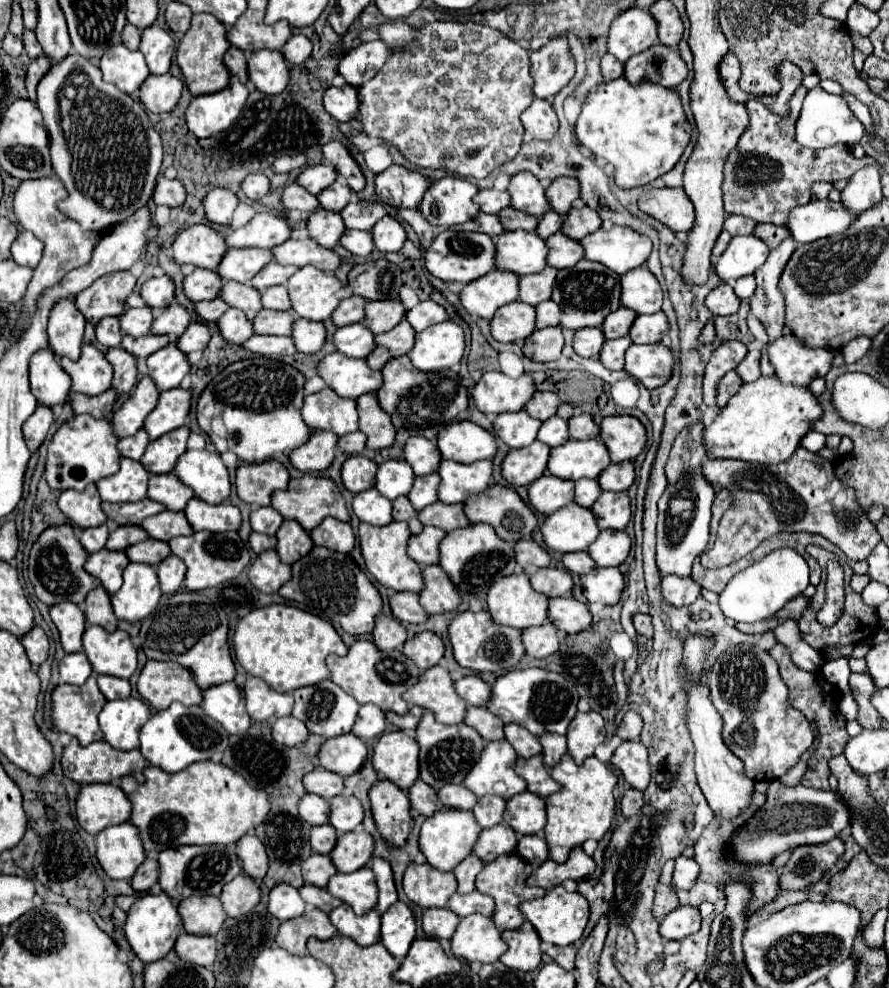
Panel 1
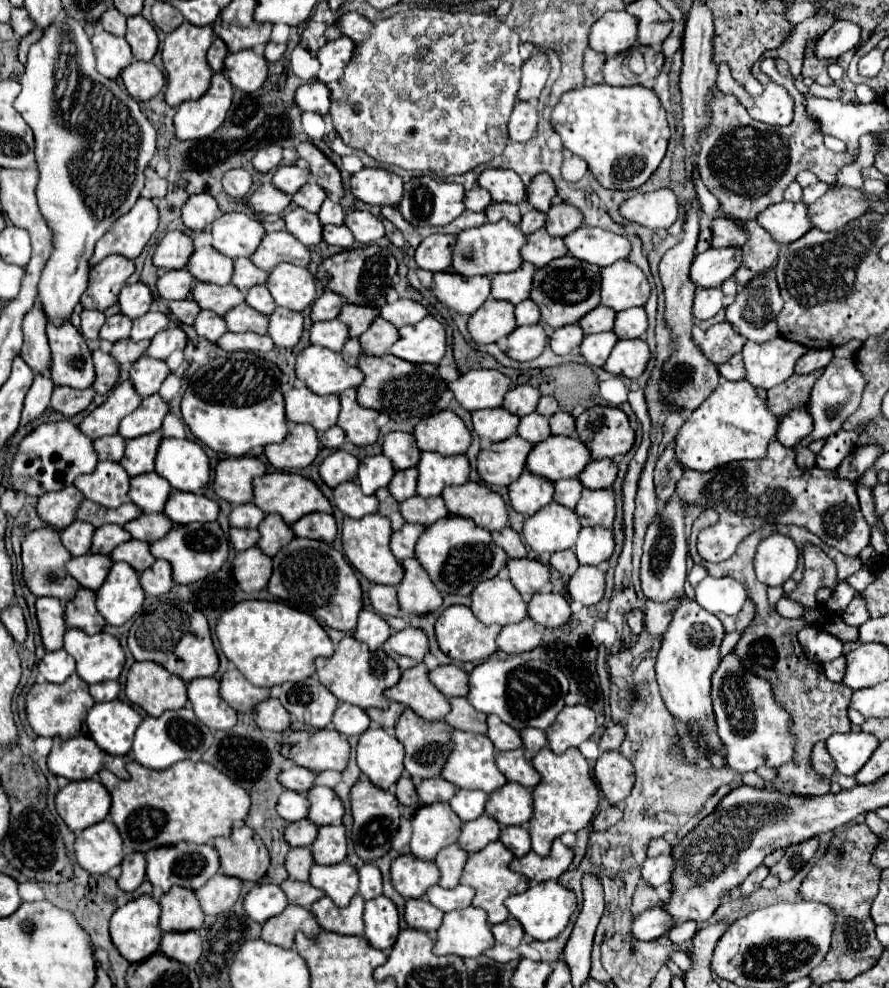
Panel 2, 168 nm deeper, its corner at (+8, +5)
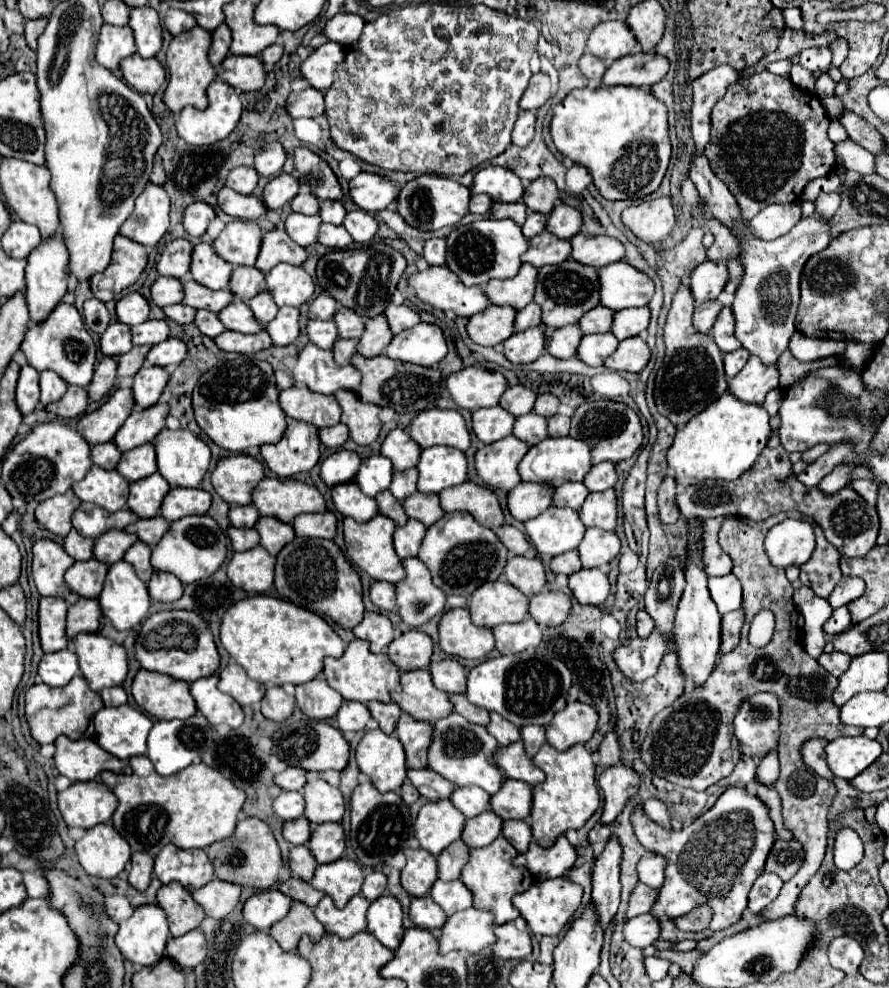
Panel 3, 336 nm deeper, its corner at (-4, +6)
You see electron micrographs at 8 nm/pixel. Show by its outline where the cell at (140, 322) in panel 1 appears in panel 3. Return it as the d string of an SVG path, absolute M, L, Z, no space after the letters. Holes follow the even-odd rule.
M113 323L113 325L109 325L109 329L101 335L99 345L101 345L101 351L103 351L105 355L117 357L117 355L127 353L127 351L133 347L129 325L123 325L123 323Z

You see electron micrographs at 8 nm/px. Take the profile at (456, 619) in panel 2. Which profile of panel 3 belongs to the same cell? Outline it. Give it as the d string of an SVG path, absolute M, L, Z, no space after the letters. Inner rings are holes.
M451 609L441 617L439 645L455 657L485 659L495 649L495 635L489 627L475 627L467 609Z

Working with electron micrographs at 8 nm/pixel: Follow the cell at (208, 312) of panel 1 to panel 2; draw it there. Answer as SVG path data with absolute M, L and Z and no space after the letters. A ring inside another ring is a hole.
M191 298L167 302L167 308L171 310L171 314L173 314L181 324L189 324L189 326L195 322L195 314L199 314L199 310L201 310L195 302L191 302Z

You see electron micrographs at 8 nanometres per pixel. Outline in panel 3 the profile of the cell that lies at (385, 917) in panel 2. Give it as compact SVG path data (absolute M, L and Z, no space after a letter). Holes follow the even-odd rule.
M381 895L367 911L369 931L391 951L399 949L403 937L403 909L391 895Z

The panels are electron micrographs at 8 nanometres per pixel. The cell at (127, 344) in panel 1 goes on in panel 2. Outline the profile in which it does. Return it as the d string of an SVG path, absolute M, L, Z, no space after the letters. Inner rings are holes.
M129 338L123 340L123 342L117 342L113 344L111 348L111 356L115 358L115 362L121 366L121 364L133 364L135 360L139 360L145 350L147 350L149 342L131 342Z

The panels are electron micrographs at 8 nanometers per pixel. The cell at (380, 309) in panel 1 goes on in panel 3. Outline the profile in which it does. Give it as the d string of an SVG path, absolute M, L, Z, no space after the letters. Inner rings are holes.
M339 307L339 311L335 313L333 321L337 323L339 329L339 337L351 337L351 339L359 339L363 335L363 317L359 317L353 309L347 307Z

